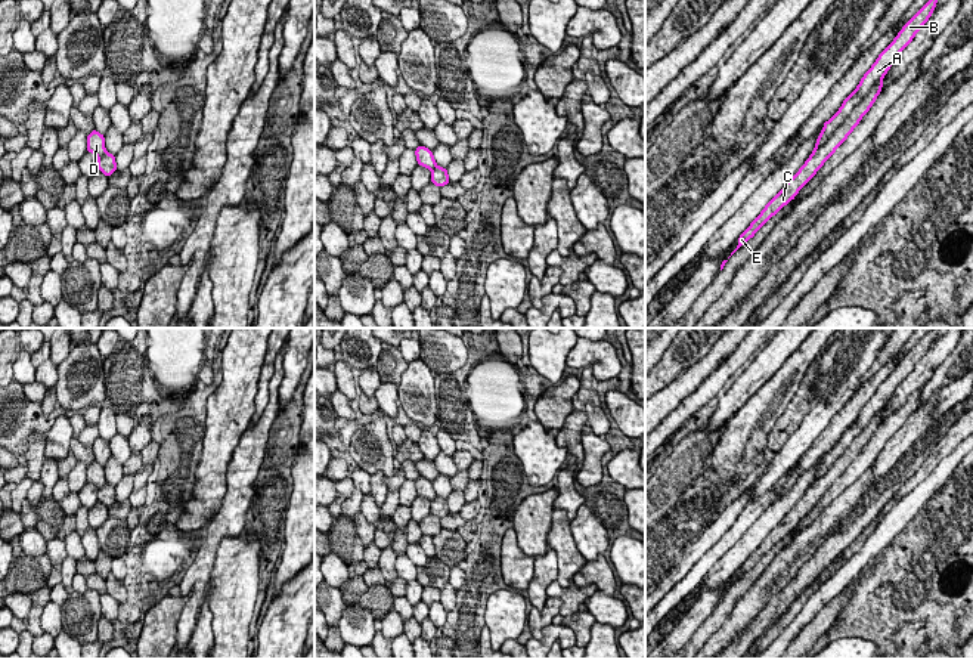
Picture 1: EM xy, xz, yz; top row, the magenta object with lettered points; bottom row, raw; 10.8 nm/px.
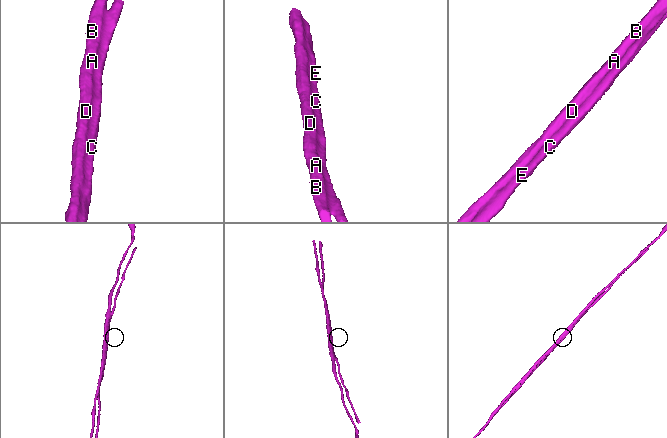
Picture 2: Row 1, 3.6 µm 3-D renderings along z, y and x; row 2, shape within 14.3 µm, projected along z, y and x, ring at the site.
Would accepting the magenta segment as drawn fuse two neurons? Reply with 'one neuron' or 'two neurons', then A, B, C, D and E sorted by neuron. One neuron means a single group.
two neurons; A B D / C E

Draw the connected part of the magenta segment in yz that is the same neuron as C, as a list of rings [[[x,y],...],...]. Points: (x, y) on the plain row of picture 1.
[[[883,409],[879,411],[864,430],[852,440],[849,448],[833,462],[830,470],[819,477],[800,501],[785,514],[785,517],[766,535],[762,544],[752,553],[752,556],[740,566],[737,579],[731,587],[774,547],[785,535],[788,535],[797,523],[815,507],[822,495],[834,485],[834,482],[846,471],[852,461],[859,455],[861,449],[870,442],[883,418]]]

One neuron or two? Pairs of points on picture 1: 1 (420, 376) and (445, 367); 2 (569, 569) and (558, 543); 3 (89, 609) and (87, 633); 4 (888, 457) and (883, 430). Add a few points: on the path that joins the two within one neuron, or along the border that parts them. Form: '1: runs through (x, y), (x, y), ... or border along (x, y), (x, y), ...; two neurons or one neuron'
1: border along (420, 358), (434, 373); two neurons
2: runs through (569, 563), (564, 548); one neuron
3: runs through (87, 615), (87, 627); one neuron
4: border along (908, 417), (870, 466); two neurons

